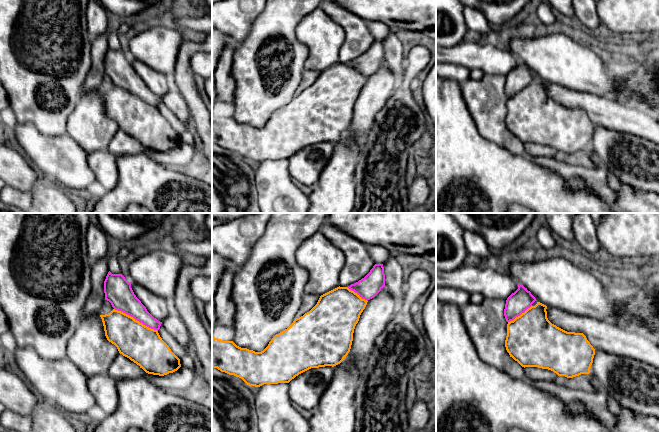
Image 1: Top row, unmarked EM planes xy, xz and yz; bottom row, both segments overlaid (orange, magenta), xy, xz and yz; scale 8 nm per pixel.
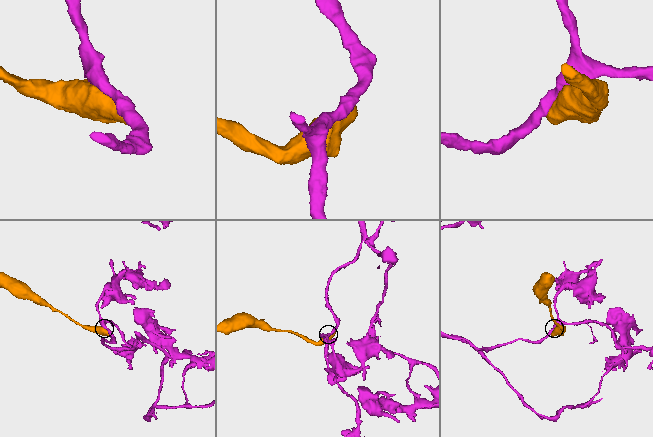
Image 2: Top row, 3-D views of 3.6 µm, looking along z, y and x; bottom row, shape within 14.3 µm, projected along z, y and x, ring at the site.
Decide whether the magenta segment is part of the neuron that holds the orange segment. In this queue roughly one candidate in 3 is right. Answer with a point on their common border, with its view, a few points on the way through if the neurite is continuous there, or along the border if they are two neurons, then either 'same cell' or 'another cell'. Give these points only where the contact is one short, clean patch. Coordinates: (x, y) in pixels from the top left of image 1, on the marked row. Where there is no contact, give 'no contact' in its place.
contact xy (136, 320); same cell

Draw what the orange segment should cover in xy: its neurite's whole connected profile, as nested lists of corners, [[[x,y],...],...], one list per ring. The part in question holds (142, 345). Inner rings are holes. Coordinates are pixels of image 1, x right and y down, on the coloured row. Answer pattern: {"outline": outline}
{"outline": [[[109,271],[104,281],[104,293],[105,300],[109,301],[114,309],[100,317],[107,340],[117,347],[119,353],[139,365],[148,374],[164,376],[177,371],[181,367],[180,359],[158,333],[162,322],[154,318],[136,297],[131,282],[128,282],[122,274],[112,274]]]}

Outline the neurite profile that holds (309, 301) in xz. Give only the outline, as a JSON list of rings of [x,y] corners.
[[[305,293],[302,299],[301,307],[296,314],[296,318],[299,318],[305,313],[309,312],[317,304],[319,298],[320,296],[318,295],[311,295]]]

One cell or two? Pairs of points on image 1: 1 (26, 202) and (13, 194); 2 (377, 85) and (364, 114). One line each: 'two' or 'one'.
1: one
2: one

